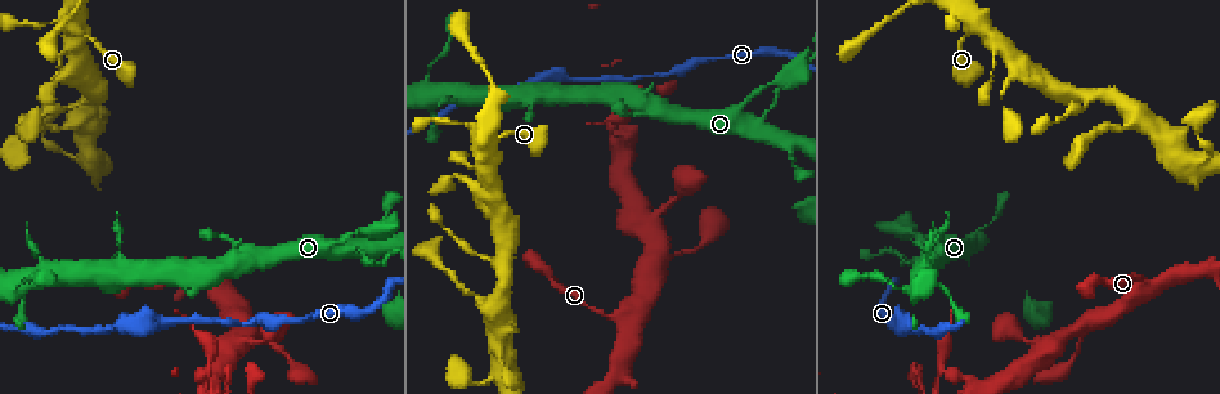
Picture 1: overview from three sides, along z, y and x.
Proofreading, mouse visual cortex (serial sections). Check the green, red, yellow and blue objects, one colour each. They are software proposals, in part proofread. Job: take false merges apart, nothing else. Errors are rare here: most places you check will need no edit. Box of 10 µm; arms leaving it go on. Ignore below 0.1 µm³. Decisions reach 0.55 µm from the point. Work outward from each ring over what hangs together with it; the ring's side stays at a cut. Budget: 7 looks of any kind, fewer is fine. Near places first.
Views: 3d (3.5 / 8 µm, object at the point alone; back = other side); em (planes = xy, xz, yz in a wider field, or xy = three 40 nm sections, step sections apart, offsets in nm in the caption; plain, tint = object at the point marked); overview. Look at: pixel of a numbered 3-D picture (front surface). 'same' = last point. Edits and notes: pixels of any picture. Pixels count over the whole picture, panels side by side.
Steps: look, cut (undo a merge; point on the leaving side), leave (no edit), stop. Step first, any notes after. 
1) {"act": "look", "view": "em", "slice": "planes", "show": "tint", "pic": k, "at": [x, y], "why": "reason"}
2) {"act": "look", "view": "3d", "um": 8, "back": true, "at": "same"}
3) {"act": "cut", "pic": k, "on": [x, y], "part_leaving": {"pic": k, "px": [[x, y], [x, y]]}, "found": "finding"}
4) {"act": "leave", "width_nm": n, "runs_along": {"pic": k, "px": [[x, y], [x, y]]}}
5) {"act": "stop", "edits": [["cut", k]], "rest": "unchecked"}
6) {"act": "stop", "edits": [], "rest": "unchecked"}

{"act": "look", "view": "3d", "um": 8, "pic": 1, "at": [356, 250], "why": "sudden change in width"}

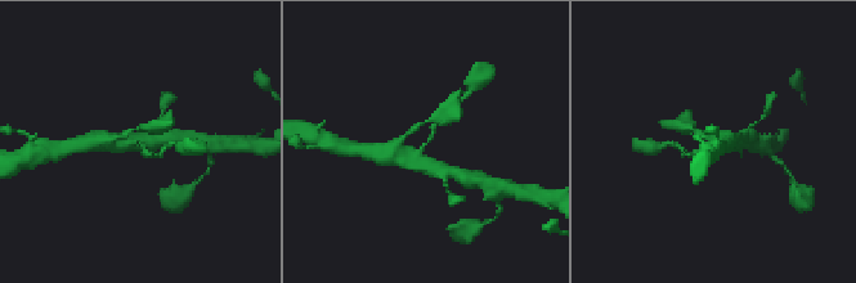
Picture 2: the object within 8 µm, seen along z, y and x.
{"act": "look", "view": "3d", "um": 3.5, "at": "same"}

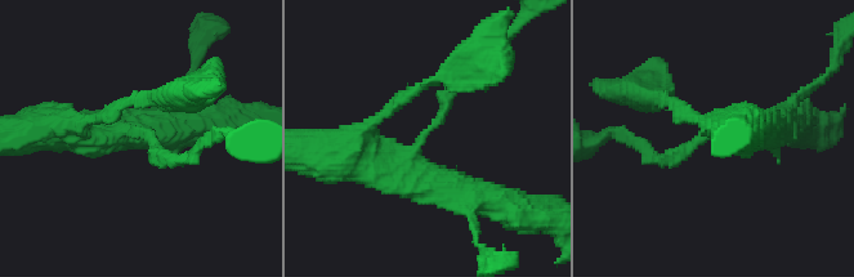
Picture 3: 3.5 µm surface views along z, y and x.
{"act": "look", "view": "em", "slice": "xy", "step": 3, "show": "tint", "pic": 3, "at": [419, 138]}

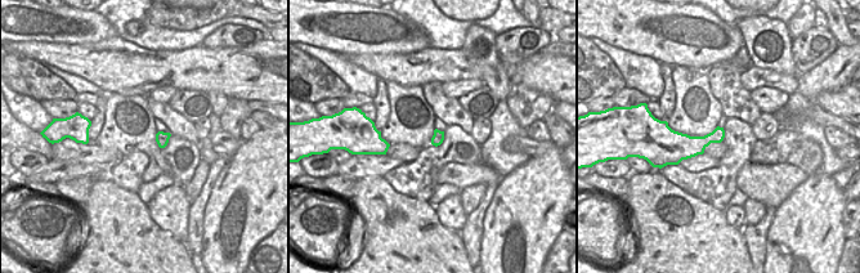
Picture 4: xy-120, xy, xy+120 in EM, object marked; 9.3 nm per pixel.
{"act": "leave", "arm_widths_nm": [150, 400, 500], "runs_along": {"pic": 3, "px": [[330, 160], [402, 166], [469, 77]]}, "found": "all the same cell"}

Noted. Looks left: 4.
{"act": "look", "view": "3d", "um": 3.5, "pic": 1, "at": [1144, 284], "why": "three arms meet"}

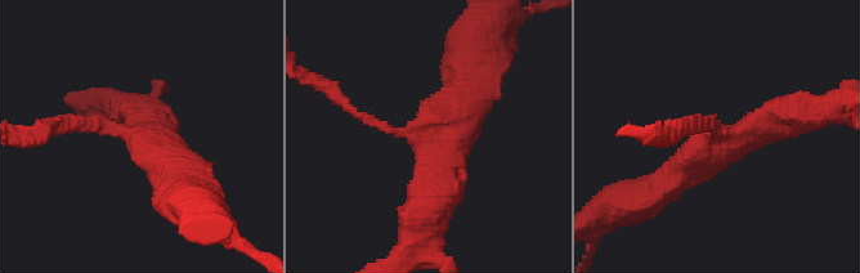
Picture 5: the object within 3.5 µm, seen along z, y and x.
{"act": "look", "view": "em", "slice": "xy", "step": 3, "show": "tint", "pic": 5, "at": [120, 132], "arms": 3, "arm_widths_nm": [150, 450, 450], "why": "now the EM"}

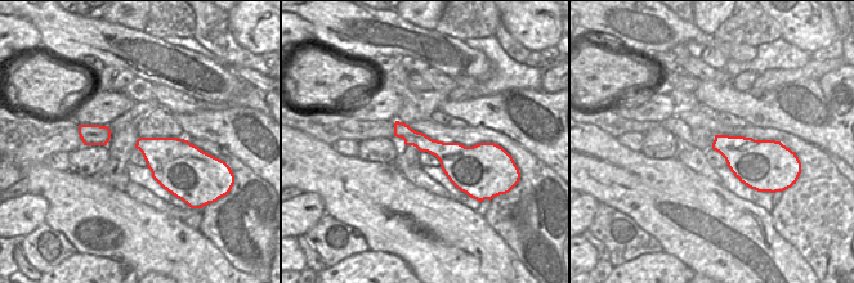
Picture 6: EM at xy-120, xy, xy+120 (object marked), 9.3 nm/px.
{"act": "leave", "runs_along": {"pic": 5, "px": [[48, 129], [111, 125], [178, 180]]}, "found": "continuous, no second cell"}

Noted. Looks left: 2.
{"act": "look", "view": "3d", "um": 8, "pic": 1, "at": [205, 372], "why": "abrupt turn"}

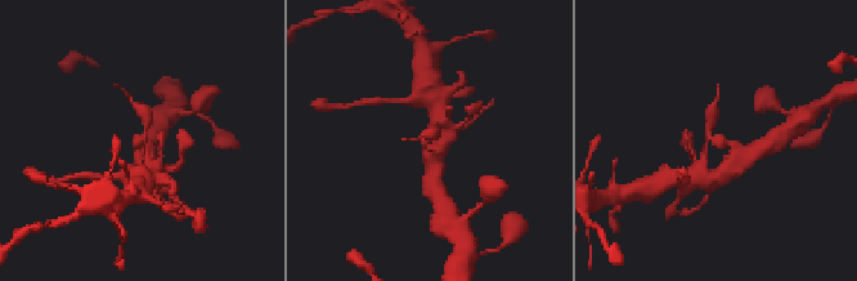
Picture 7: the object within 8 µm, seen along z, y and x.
{"act": "look", "view": "em", "slice": "xy", "step": 5, "show": "tint", "at": "same"}

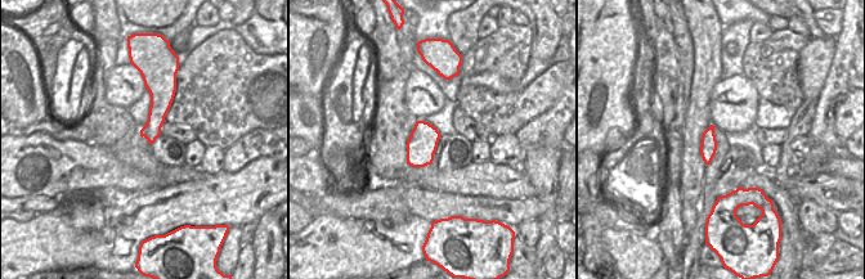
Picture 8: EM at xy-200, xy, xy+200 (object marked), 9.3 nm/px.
{"act": "leave", "runs_along": {"pic": 7, "px": [[431, 160], [425, 141], [447, 117]]}, "found": "one cell here"}

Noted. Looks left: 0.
{"act": "stop", "edits": [], "rest": "unchecked"}

